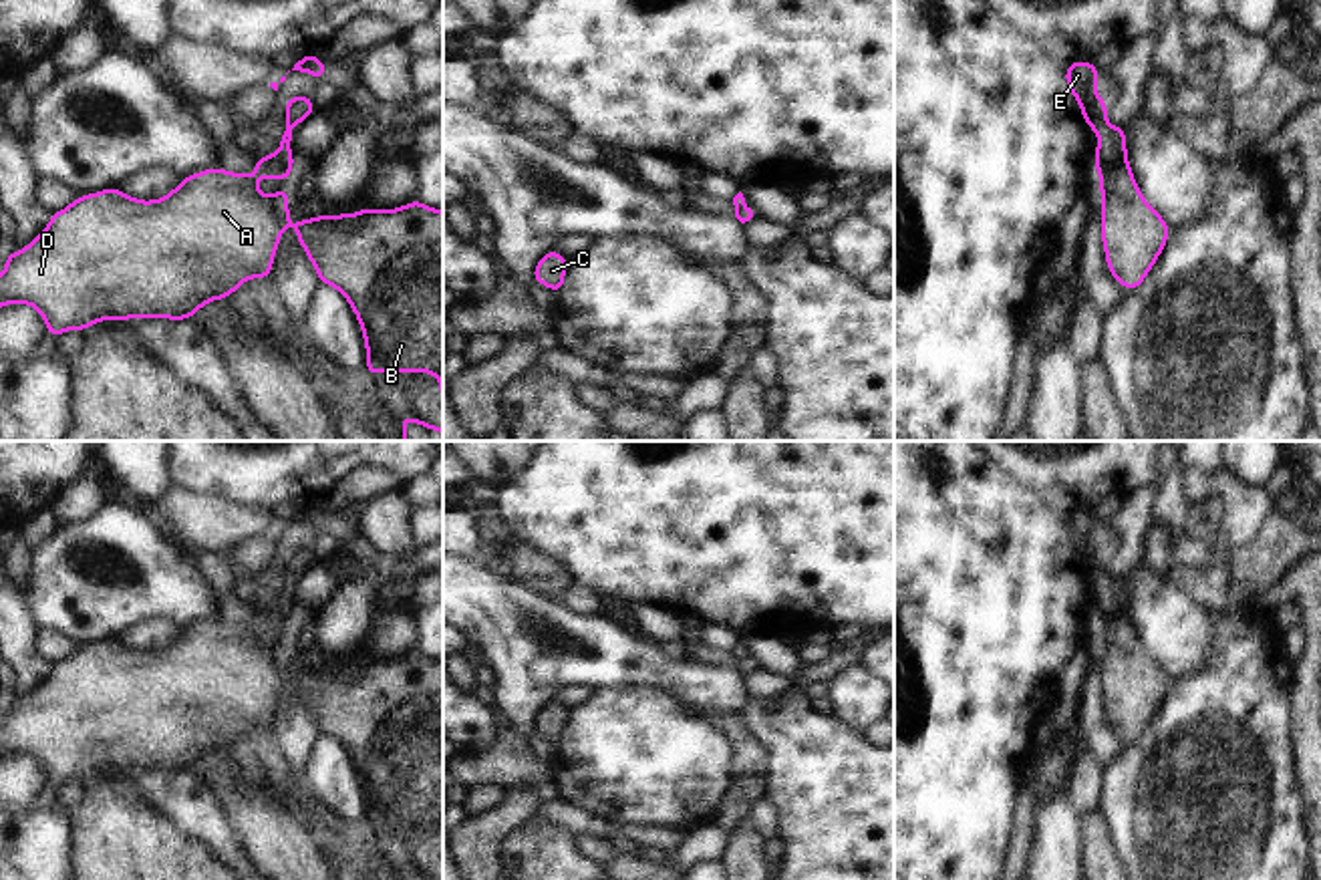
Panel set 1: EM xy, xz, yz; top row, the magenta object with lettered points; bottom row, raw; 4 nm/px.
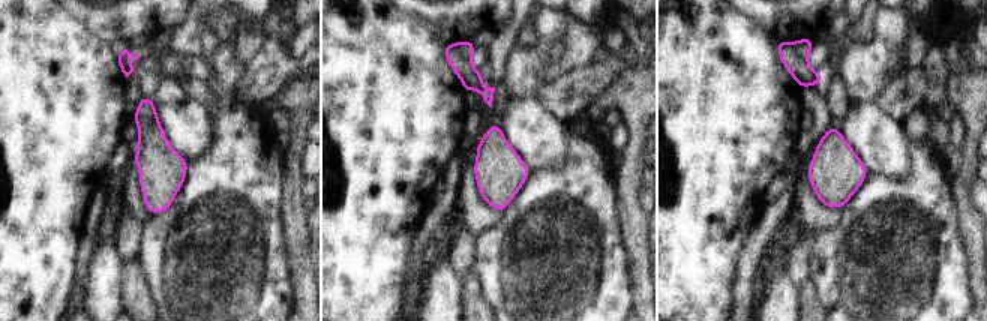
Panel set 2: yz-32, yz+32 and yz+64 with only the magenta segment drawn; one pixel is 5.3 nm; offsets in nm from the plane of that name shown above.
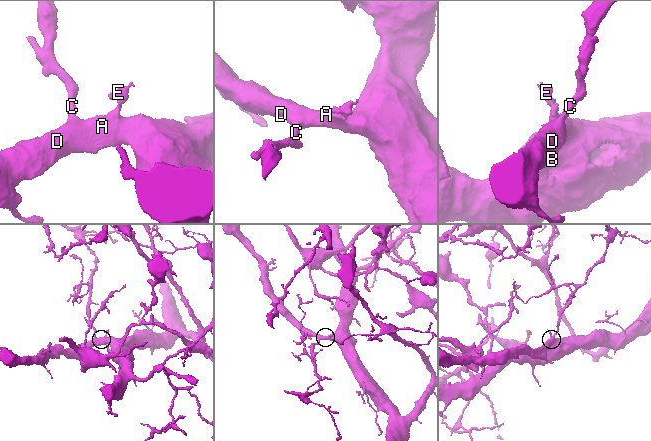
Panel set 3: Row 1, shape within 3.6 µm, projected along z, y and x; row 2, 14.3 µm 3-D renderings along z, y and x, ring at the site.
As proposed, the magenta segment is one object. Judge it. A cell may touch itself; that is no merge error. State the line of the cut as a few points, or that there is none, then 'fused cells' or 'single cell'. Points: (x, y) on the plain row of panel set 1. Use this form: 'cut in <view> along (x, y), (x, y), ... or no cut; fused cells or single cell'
no cut; single cell

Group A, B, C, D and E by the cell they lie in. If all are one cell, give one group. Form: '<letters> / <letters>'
A B C D E

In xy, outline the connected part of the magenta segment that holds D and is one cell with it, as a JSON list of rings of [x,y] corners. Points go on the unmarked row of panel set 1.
[[[310,546],[284,552],[286,582],[280,600],[268,608],[254,608],[254,624],[232,624],[211,618],[187,628],[165,648],[141,652],[119,638],[107,638],[91,646],[77,646],[70,656],[54,663],[46,679],[22,701],[6,703],[0,727],[0,757],[32,755],[46,773],[48,789],[66,781],[87,781],[99,771],[167,769],[191,771],[197,761],[213,751],[230,749],[248,729],[272,729],[272,713],[280,697],[280,685],[290,675],[316,719],[318,735],[336,739],[358,769],[366,797],[364,824],[379,828],[391,824],[431,824],[441,832],[435,842],[443,850],[443,663],[411,650],[397,661],[373,663],[364,656],[358,665],[306,669],[290,673],[290,638],[264,648],[254,632],[280,628],[290,632],[294,620],[292,580],[312,568],[316,558]]]

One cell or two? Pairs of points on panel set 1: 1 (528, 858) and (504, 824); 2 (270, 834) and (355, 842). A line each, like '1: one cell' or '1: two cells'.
1: two cells
2: two cells

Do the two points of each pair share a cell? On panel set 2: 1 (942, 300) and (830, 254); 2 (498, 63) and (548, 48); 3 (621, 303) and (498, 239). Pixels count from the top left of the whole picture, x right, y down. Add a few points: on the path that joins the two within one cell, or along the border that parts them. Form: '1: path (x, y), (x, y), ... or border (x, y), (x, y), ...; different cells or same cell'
1: path (914, 296), (885, 296), (876, 293), (858, 275); same cell
2: border (518, 44), (507, 59), (503, 78); different cells
3: path (587, 293), (573, 279), (554, 270), (519, 264); same cell

